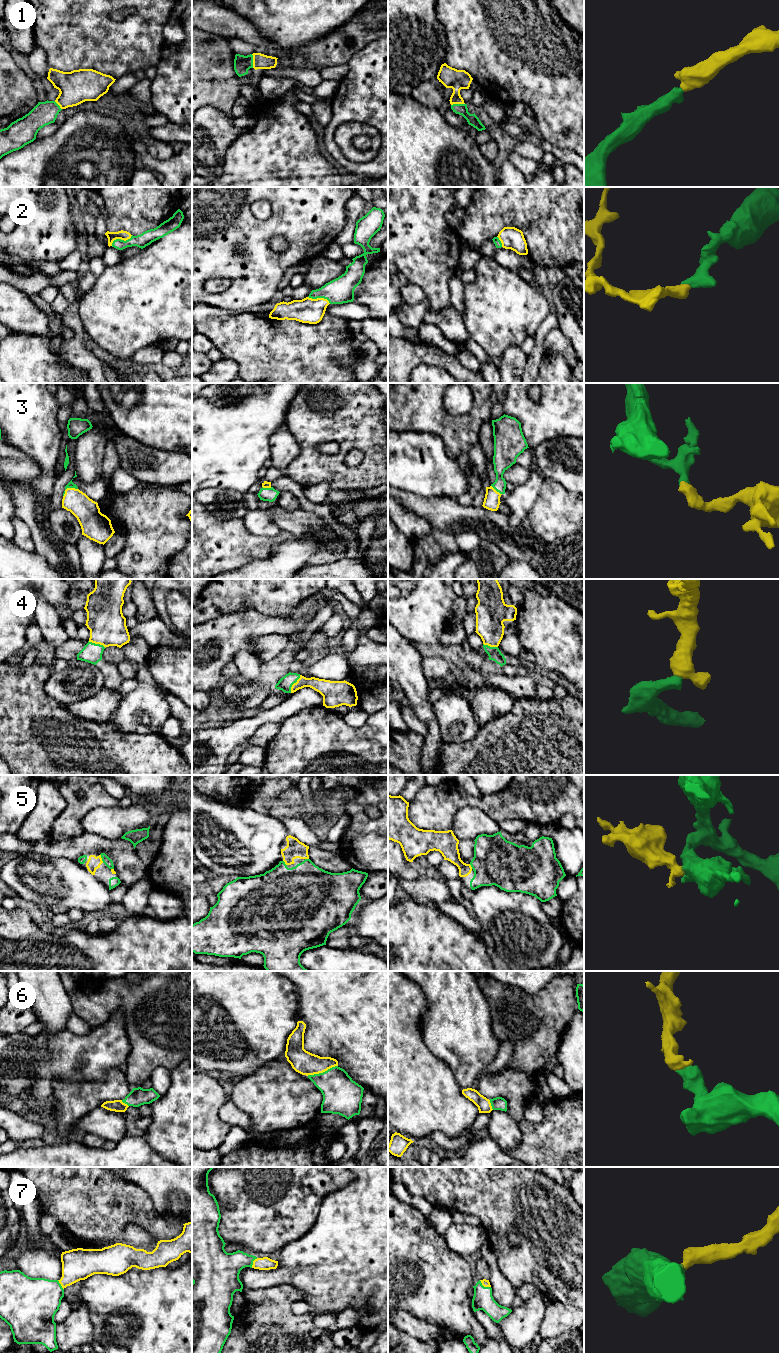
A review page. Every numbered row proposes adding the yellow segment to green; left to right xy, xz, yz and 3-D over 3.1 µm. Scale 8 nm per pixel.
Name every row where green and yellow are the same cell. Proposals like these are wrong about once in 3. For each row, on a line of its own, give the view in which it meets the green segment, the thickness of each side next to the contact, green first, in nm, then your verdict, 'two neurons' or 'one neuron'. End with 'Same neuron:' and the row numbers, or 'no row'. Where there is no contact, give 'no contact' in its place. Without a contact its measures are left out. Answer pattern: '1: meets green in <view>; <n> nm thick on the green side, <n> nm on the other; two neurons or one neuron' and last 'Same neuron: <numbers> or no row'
1: meets green in xz; 140 nm thick on the green side, 130 nm on the other; one neuron
2: meets green in xy; 110 nm thick on the green side, 80 nm on the other; one neuron
3: meets green in xy; 50 nm thick on the green side, 200 nm on the other; one neuron
4: meets green in xz; 110 nm thick on the green side, 120 nm on the other; one neuron
5: meets green in xy; 70 nm thick on the green side, 110 nm on the other; one neuron
6: meets green in xz; 300 nm thick on the green side, 190 nm on the other; one neuron
7: meets green in yz; 160 nm thick on the green side, 60 nm on the other; one neuron
Same neuron: 1, 2, 3, 4, 5, 6, 7

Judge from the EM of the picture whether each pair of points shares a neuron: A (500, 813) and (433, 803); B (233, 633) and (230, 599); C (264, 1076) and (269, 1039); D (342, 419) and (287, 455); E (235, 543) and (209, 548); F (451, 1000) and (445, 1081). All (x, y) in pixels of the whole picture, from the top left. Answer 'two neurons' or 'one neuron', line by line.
A: one neuron
B: two neurons
C: two neurons
D: two neurons
E: one neuron
F: two neurons

